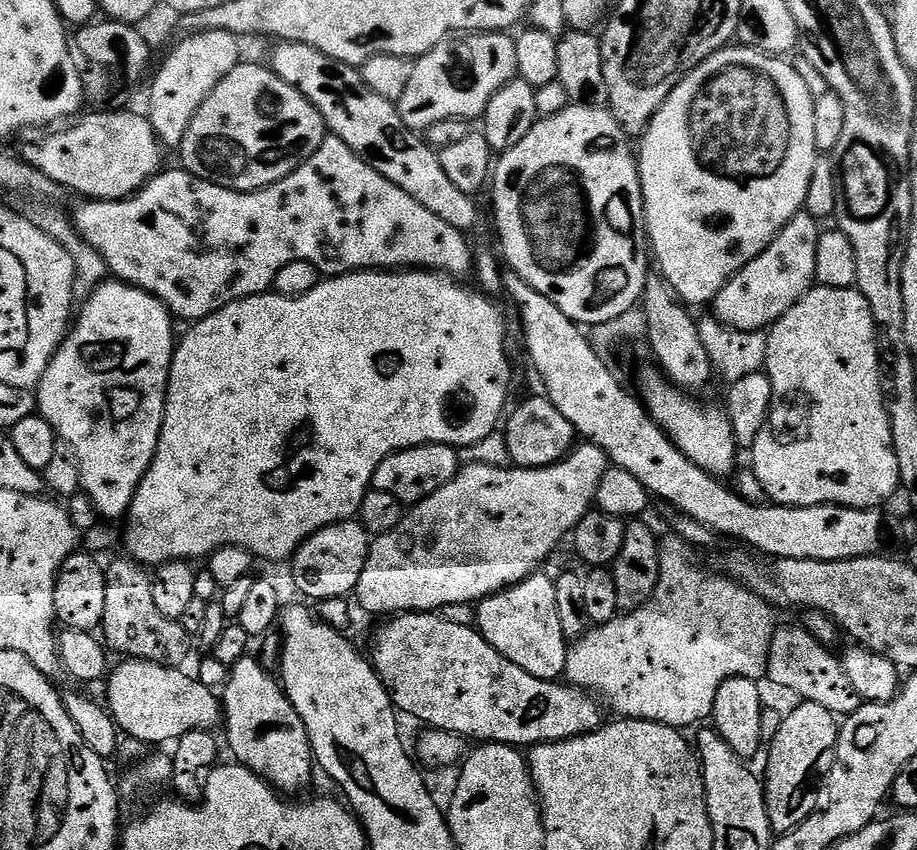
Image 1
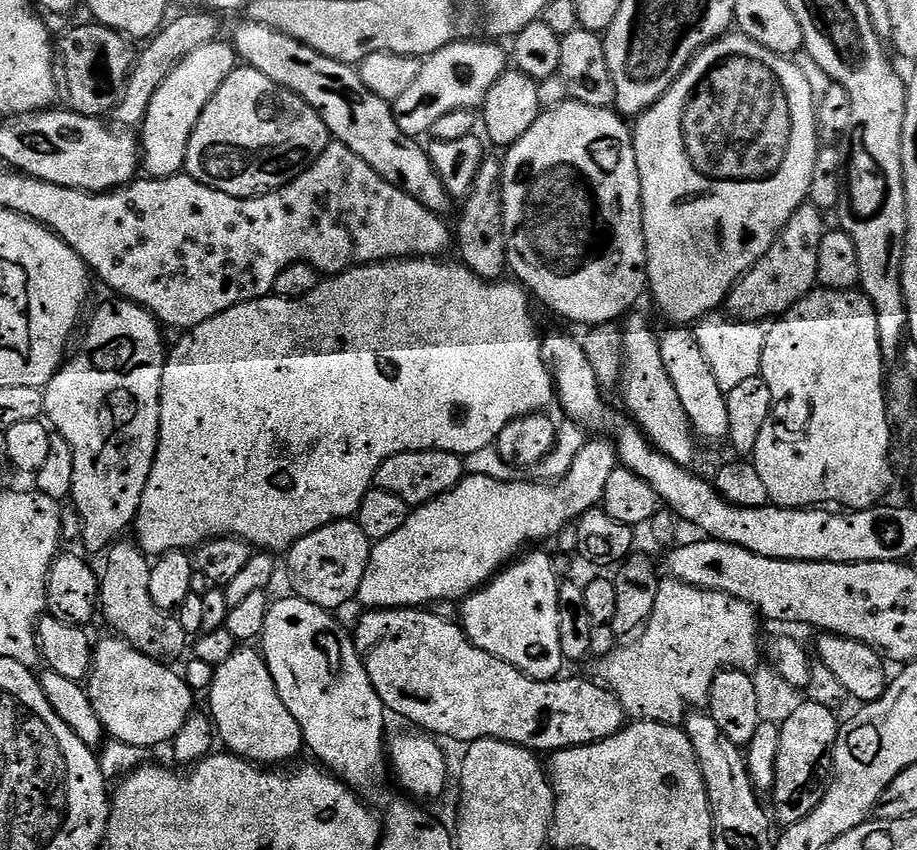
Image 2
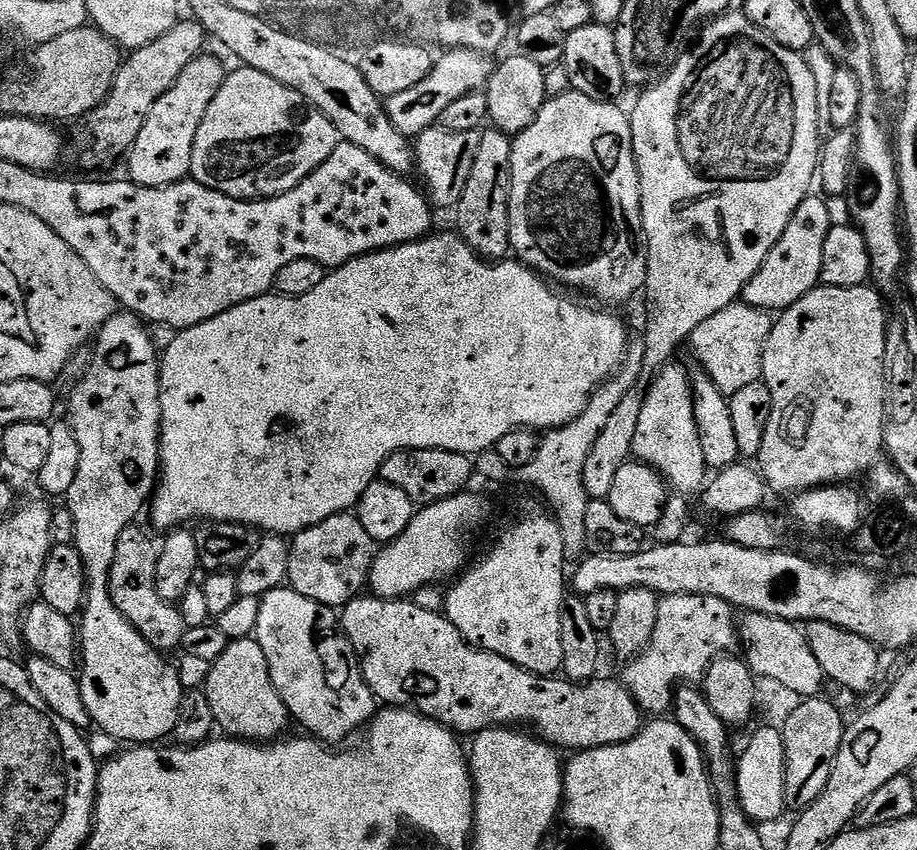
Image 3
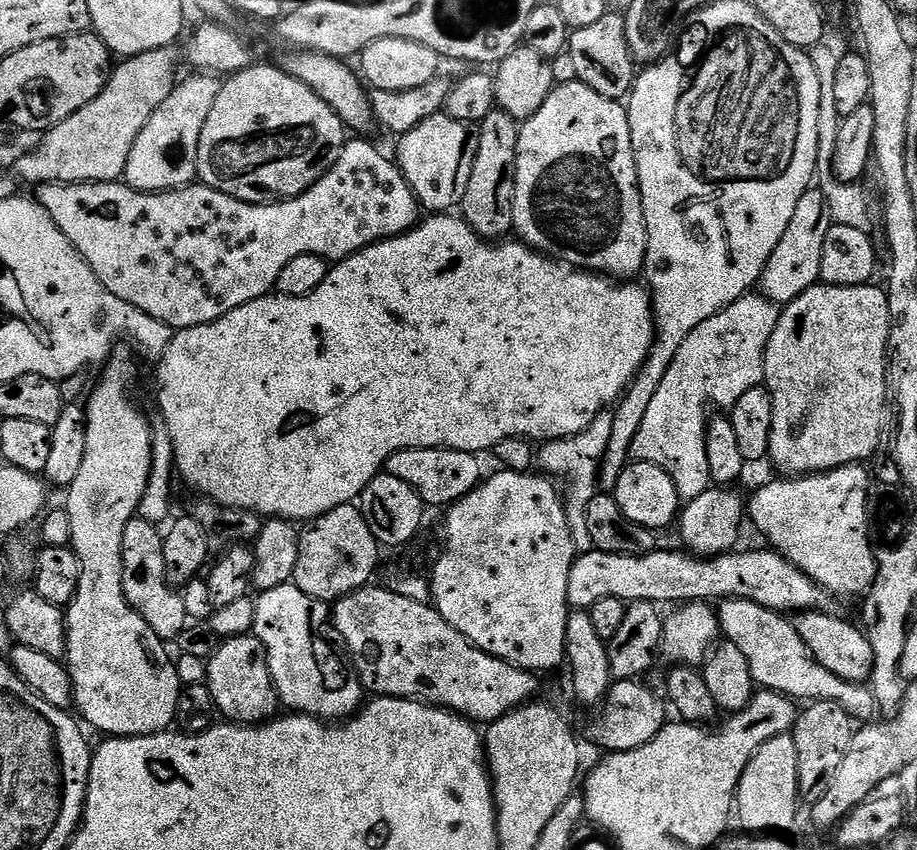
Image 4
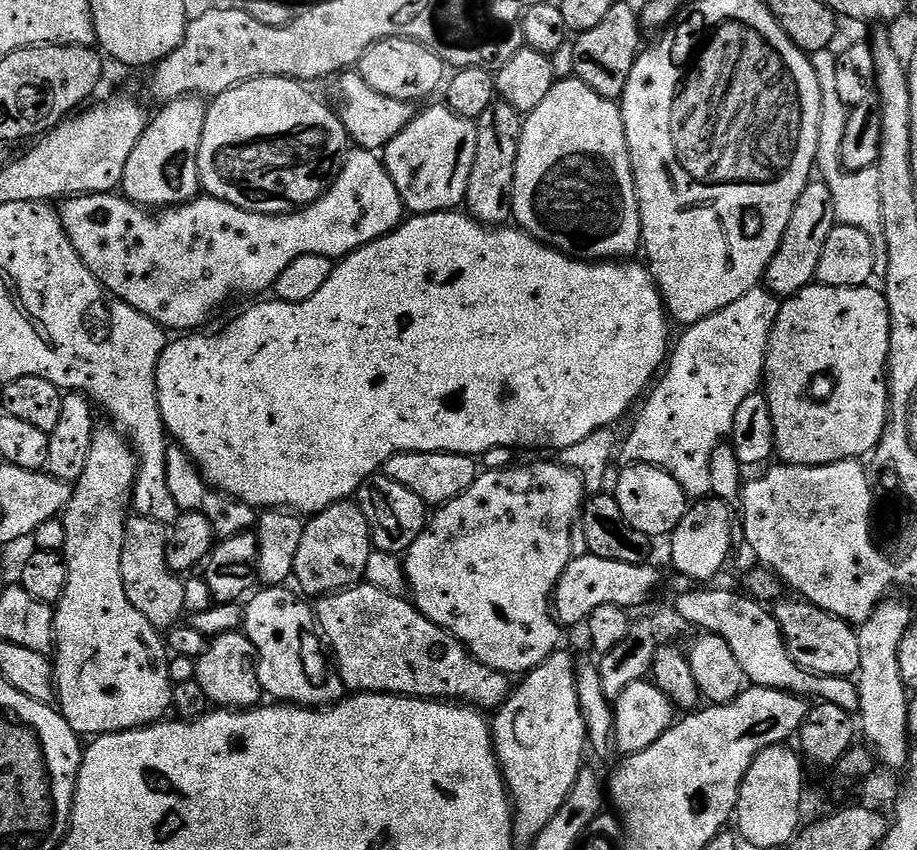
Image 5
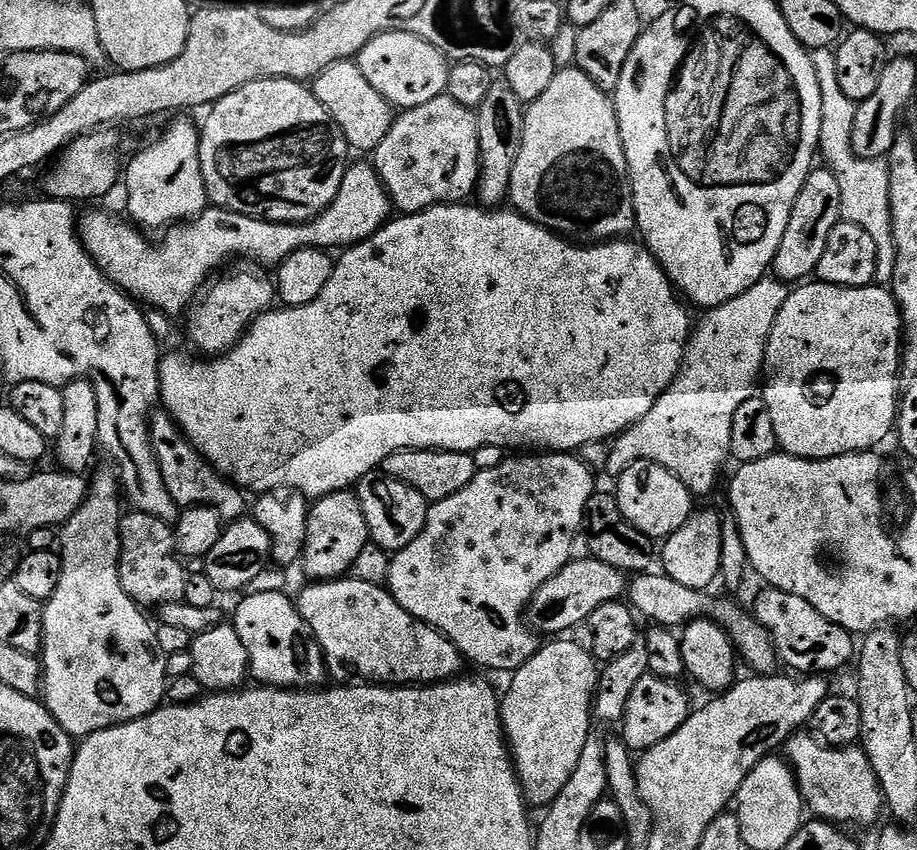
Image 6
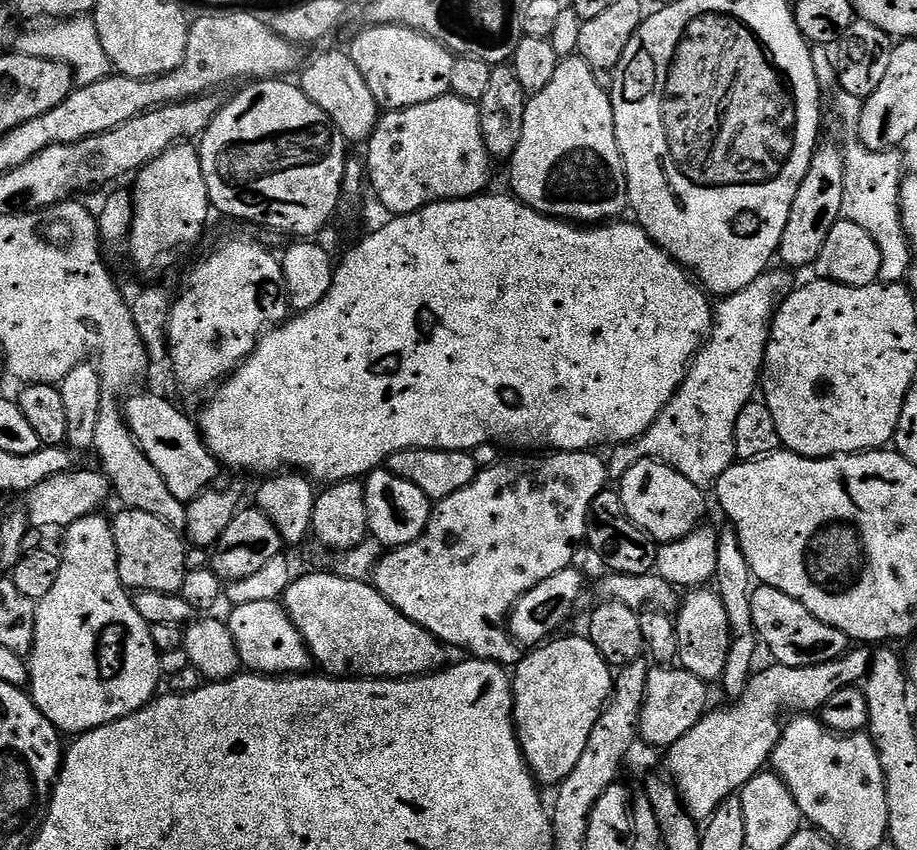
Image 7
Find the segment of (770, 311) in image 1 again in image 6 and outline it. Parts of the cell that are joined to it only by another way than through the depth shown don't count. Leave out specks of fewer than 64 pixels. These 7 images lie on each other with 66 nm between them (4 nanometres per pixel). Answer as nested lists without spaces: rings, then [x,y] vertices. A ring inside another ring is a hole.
[[[826,166],[813,167],[812,173],[806,178],[806,186],[802,186],[802,194],[798,194],[798,202],[794,202],[794,210],[790,210],[790,222],[786,222],[782,246],[778,246],[778,254],[772,263],[771,271],[777,280],[796,286],[815,273],[818,262],[822,262],[822,253],[826,250],[826,238],[830,238],[830,230],[841,223],[841,202],[838,178],[834,178],[834,174]]]

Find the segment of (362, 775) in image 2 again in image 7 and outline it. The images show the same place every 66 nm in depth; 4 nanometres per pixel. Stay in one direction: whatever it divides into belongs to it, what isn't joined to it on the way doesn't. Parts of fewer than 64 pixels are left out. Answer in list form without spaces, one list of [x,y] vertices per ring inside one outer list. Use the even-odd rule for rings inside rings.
[[[281,601],[253,602],[247,604],[247,606],[232,608],[229,613],[229,616],[226,616],[226,623],[236,643],[240,663],[249,673],[263,674],[265,676],[290,676],[304,674],[309,671],[308,664],[313,663],[312,653],[308,651],[302,634],[298,634],[294,622],[288,616],[288,611],[285,610]]]

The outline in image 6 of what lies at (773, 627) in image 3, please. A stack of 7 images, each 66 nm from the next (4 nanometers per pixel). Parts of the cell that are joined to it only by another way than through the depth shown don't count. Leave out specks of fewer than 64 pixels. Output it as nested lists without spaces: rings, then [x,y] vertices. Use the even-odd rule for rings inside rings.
[[[662,572],[654,573],[639,573],[628,586],[629,605],[641,617],[646,616],[652,620],[651,623],[657,625],[661,625],[664,620],[681,620],[686,624],[694,619],[713,619],[730,636],[739,657],[752,668],[751,671],[769,675],[777,669],[775,666],[778,665],[778,657],[769,632],[751,613],[744,613],[743,608],[732,600],[710,596],[711,593],[706,590],[688,588]]]

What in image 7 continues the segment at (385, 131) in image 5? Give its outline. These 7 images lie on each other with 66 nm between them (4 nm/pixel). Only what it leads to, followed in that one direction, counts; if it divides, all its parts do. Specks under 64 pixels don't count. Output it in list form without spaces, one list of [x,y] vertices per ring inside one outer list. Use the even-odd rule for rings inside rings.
[[[324,52],[316,56],[308,65],[303,65],[298,76],[300,88],[318,106],[318,110],[325,112],[334,122],[334,126],[344,136],[345,141],[363,145],[376,129],[382,109],[377,104],[374,94],[370,94],[370,86],[366,86],[366,78],[354,66],[351,55],[344,52]]]

